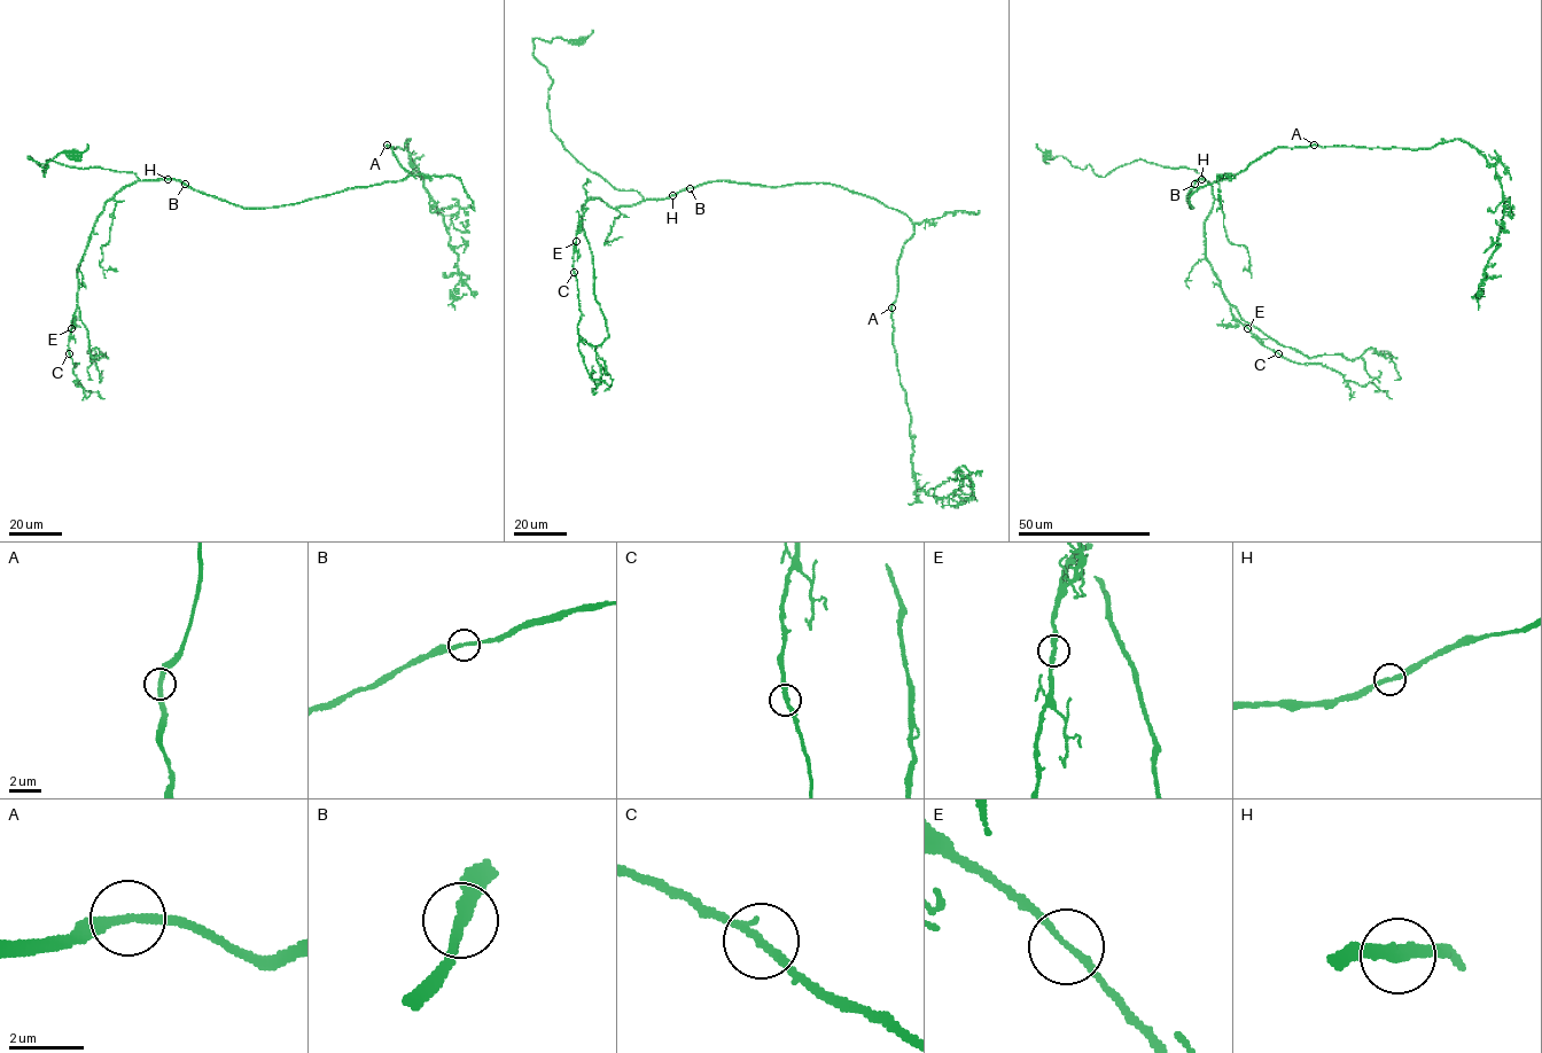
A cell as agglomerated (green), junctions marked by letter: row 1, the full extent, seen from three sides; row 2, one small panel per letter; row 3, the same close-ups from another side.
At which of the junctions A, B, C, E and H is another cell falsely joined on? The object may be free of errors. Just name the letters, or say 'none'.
none

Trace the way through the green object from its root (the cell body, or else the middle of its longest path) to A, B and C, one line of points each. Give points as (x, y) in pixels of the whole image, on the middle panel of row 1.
A: (578, 40), (532, 39), (551, 131), (578, 162), (645, 200), (719, 180), (873, 197), (914, 228), (892, 306)
B: (578, 40), (532, 39), (534, 55), (552, 79), (552, 132), (578, 162), (616, 189), (664, 200), (688, 188)
C: (578, 40), (532, 39), (534, 55), (552, 79), (551, 131), (589, 170), (643, 200), (584, 204), (574, 272)

